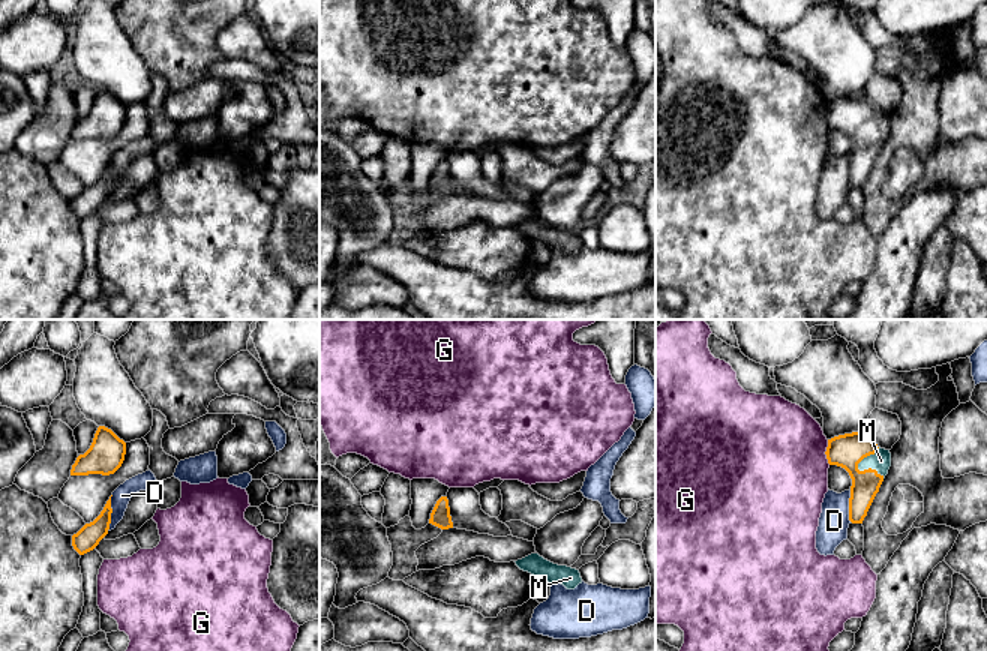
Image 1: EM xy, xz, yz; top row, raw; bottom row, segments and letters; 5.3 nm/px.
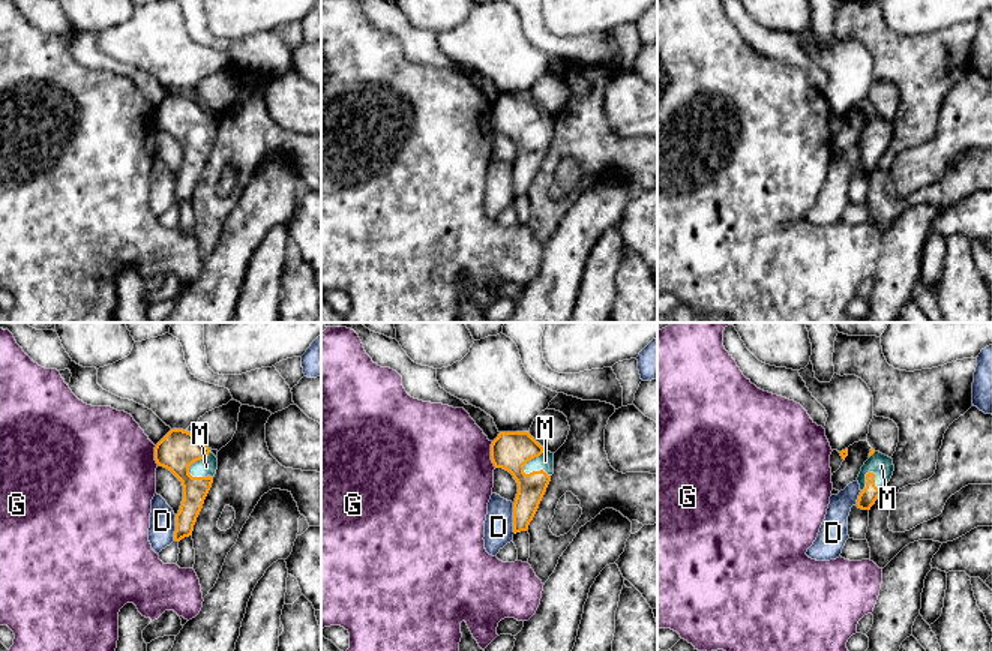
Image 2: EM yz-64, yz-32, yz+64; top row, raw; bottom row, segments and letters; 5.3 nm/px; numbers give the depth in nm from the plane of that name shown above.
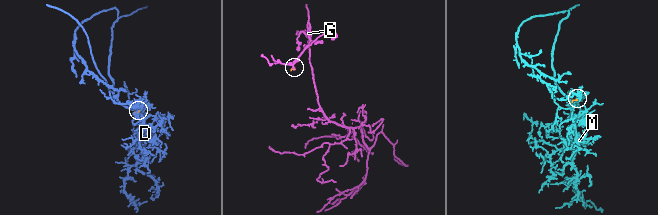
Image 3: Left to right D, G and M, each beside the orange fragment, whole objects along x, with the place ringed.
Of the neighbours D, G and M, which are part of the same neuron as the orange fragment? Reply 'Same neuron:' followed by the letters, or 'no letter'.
Same neuron: M

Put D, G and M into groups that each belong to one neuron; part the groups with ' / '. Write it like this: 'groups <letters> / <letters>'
groups D / G / M

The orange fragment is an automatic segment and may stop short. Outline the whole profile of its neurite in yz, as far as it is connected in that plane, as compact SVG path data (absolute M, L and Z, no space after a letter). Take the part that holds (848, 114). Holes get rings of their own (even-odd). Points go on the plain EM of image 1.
M852 96L828 104L825 118L830 129L849 136L849 184L862 188L891 130L890 114L880 112L864 96Z

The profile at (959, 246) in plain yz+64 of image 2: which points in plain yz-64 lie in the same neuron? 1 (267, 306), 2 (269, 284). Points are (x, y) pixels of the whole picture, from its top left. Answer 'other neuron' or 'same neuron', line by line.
1: other neuron
2: other neuron

